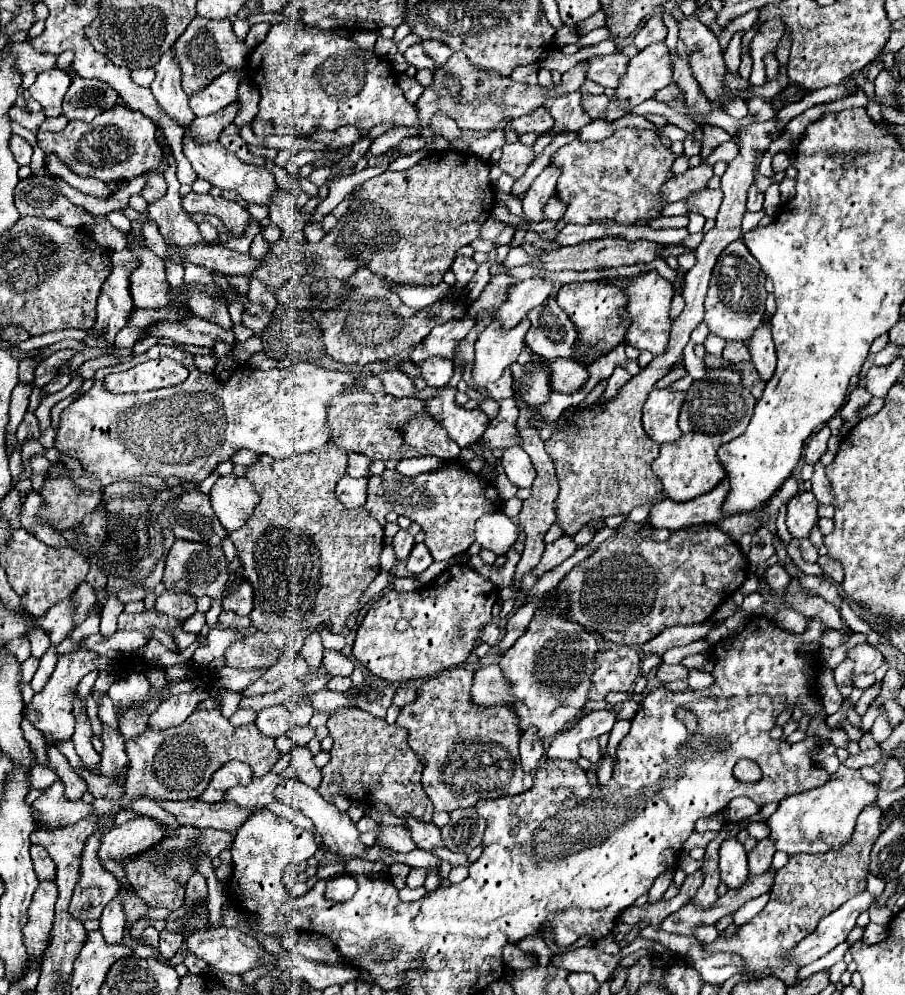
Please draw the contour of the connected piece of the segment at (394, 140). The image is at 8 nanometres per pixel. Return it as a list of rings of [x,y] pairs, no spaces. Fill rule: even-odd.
[[[401,129],[401,131],[387,131],[383,133],[381,137],[375,139],[375,143],[371,145],[369,149],[369,155],[381,155],[381,153],[387,153],[391,147],[395,147],[403,137],[411,137],[411,133],[407,133],[407,129]]]

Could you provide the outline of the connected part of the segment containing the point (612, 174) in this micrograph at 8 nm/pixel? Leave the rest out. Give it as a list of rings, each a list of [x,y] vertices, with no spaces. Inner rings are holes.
[[[617,129],[605,141],[583,143],[575,139],[559,147],[549,165],[561,169],[557,197],[567,205],[563,221],[589,225],[611,219],[617,225],[631,227],[639,217],[663,217],[661,211],[667,199],[663,199],[661,187],[675,175],[671,171],[673,161],[675,153],[671,153],[671,149],[661,143],[659,133],[651,129]]]

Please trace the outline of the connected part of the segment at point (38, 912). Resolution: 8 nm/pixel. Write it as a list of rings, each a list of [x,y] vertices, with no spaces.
[[[53,881],[39,883],[39,889],[35,891],[35,897],[31,901],[29,921],[23,927],[23,941],[27,941],[27,949],[31,949],[29,961],[43,957],[43,951],[47,949],[49,931],[55,915],[55,897],[57,889]]]

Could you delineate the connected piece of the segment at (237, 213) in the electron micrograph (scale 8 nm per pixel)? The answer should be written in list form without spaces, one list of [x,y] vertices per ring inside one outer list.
[[[189,193],[181,199],[181,207],[187,213],[207,213],[207,215],[215,215],[219,217],[225,227],[235,233],[235,235],[243,235],[247,221],[249,221],[249,211],[245,207],[241,207],[235,201],[229,201],[225,197],[211,197],[207,195],[199,195],[199,193]]]

